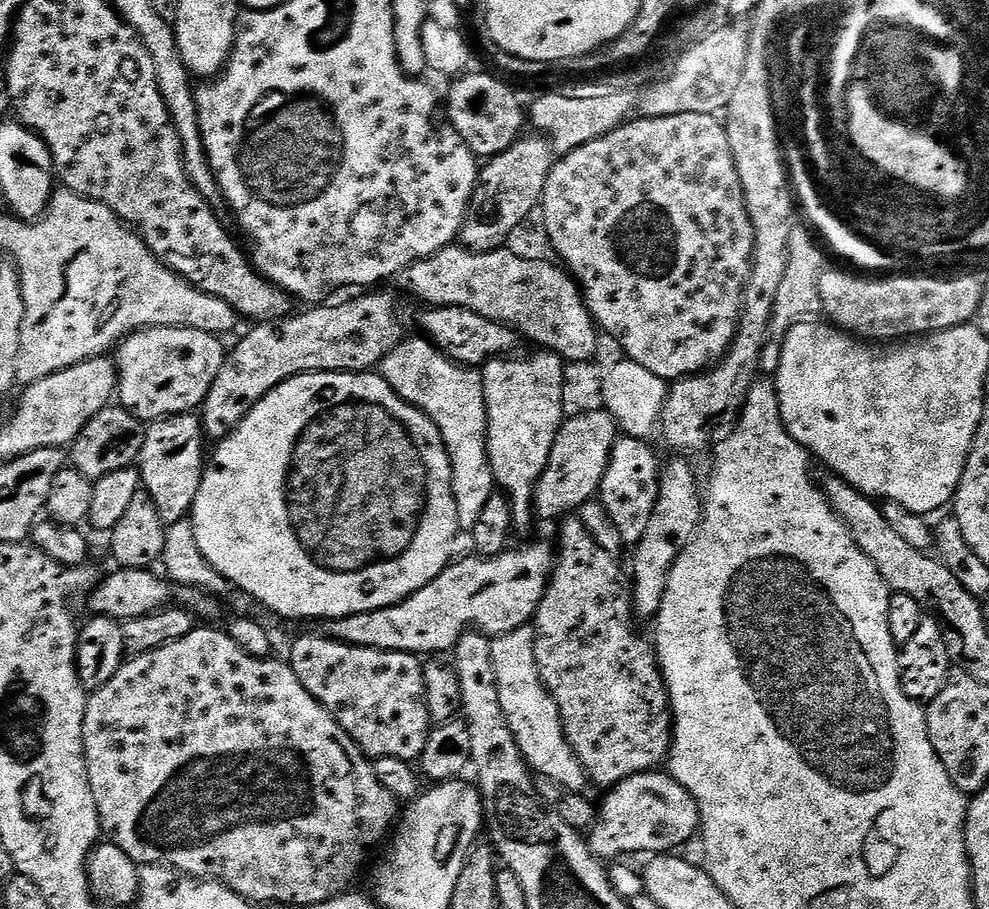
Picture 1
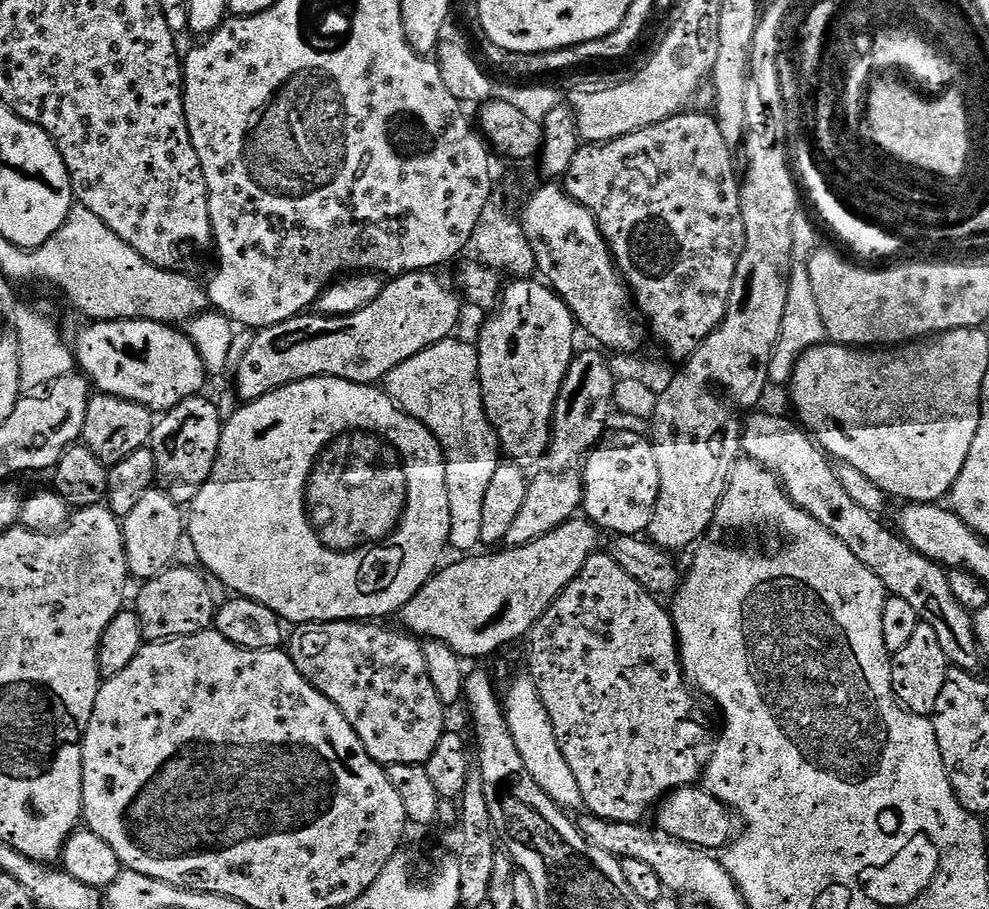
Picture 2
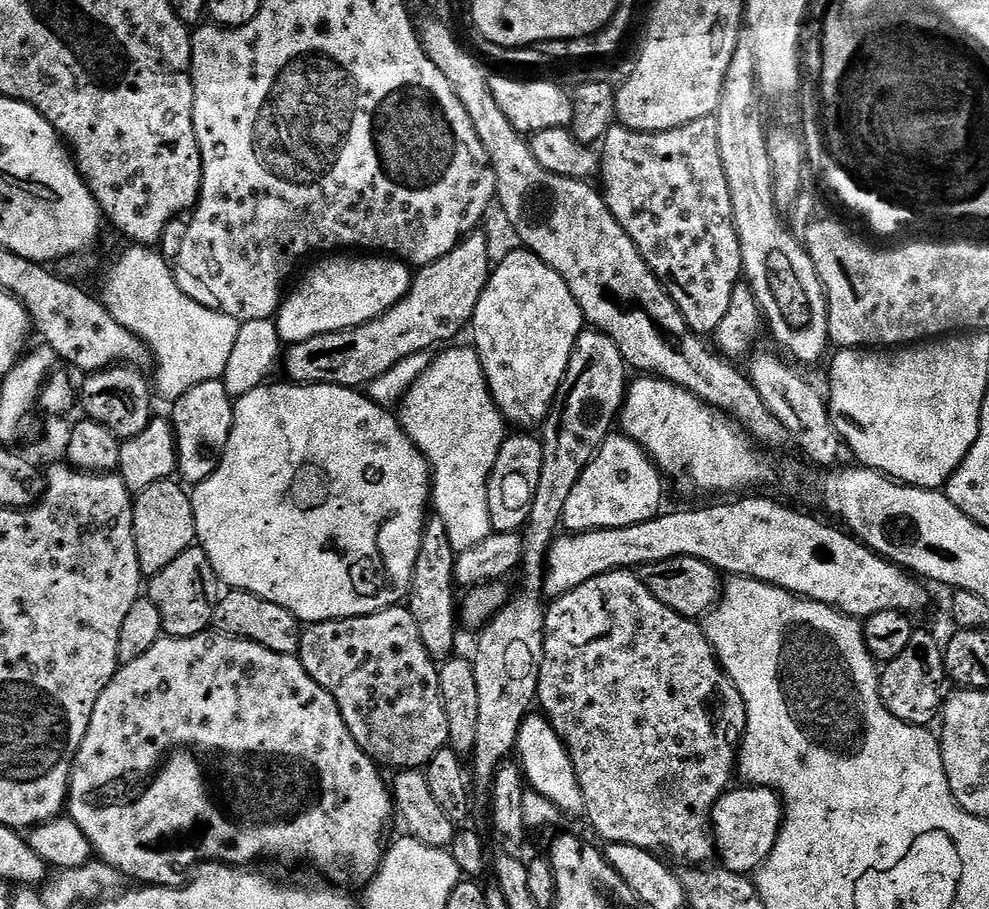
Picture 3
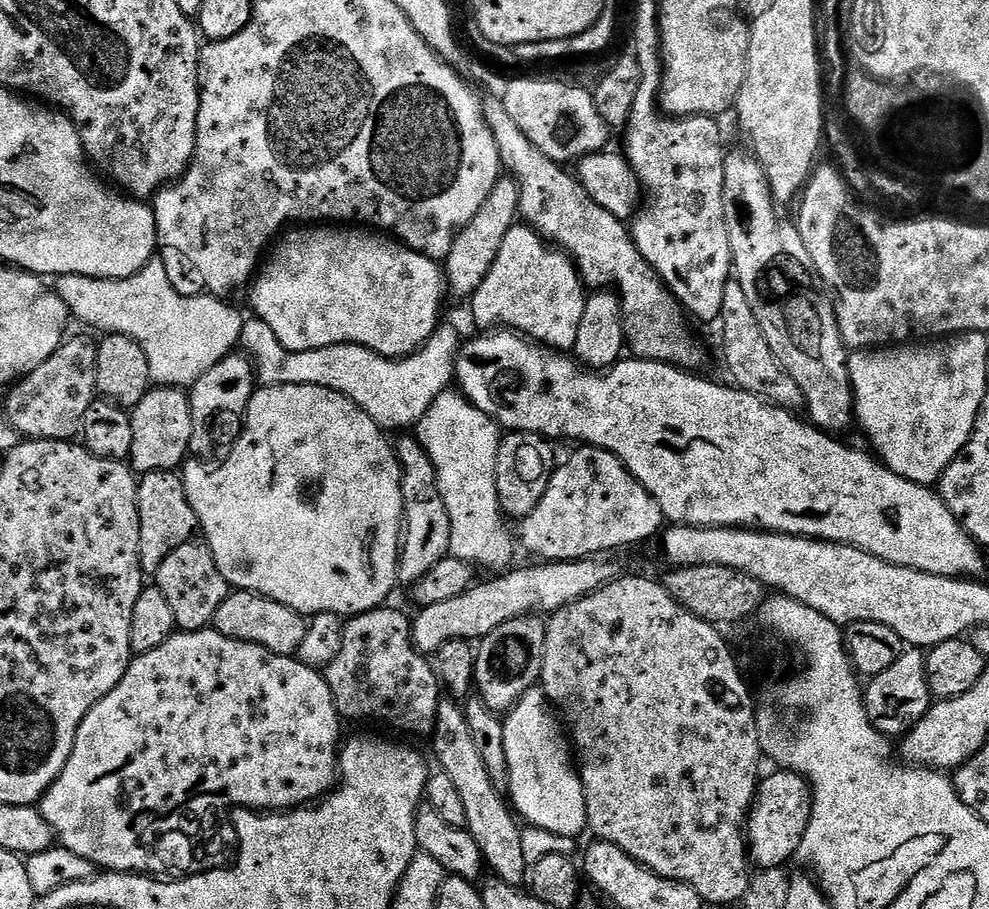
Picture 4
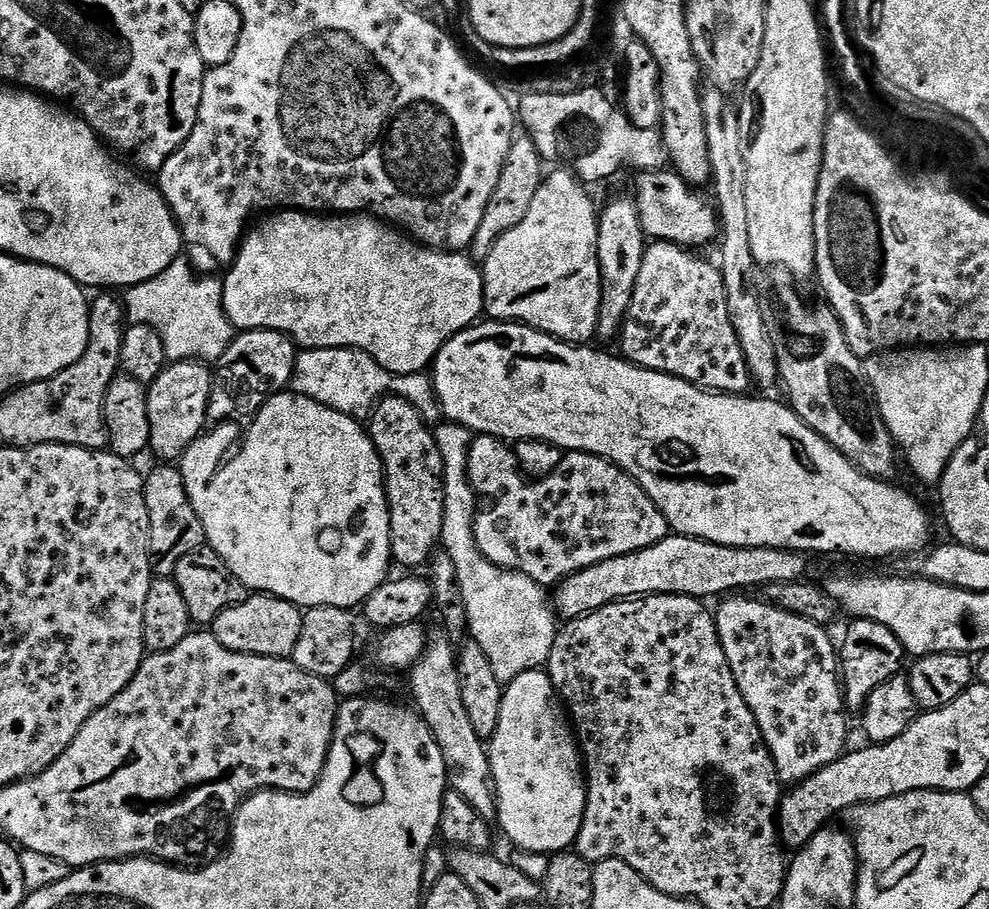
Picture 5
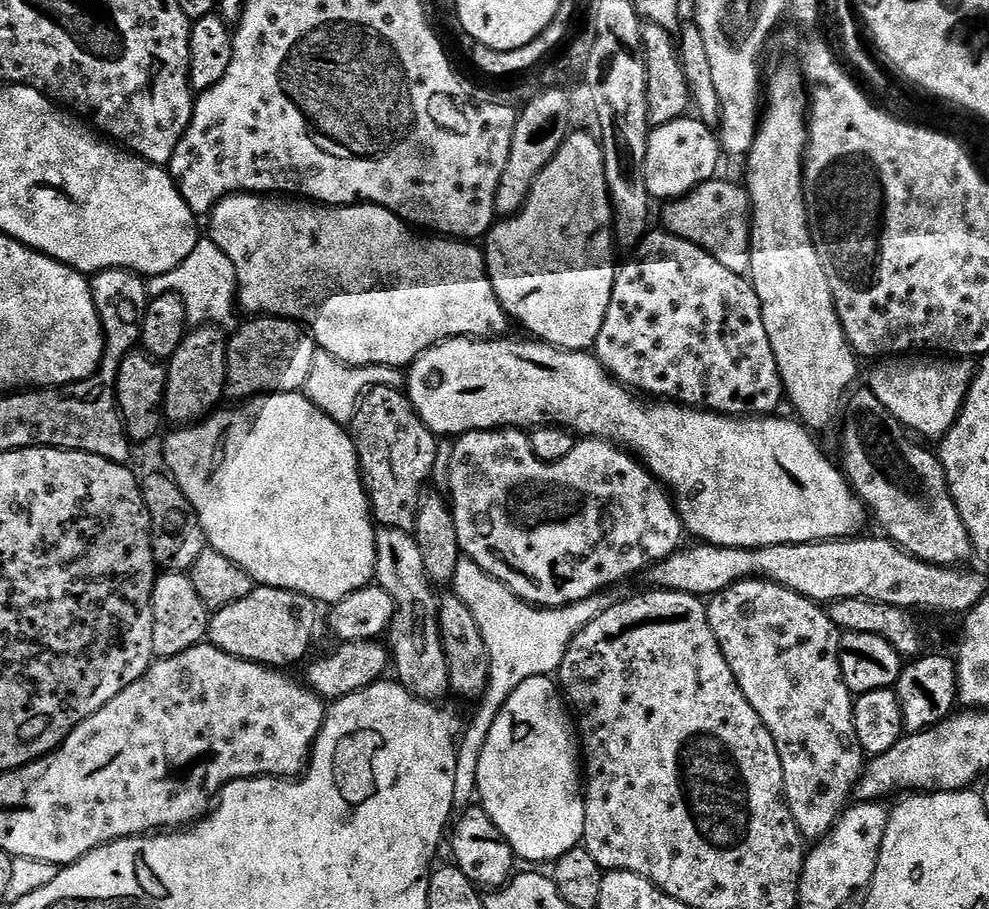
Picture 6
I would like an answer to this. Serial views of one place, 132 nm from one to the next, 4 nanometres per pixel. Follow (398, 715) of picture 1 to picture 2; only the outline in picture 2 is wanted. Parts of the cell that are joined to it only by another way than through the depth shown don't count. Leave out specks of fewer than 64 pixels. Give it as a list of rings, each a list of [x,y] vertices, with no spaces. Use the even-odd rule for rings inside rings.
[[[322,620],[319,624],[297,624],[287,637],[286,651],[294,662],[294,666],[298,666],[298,674],[302,674],[302,678],[306,678],[306,682],[310,682],[310,686],[314,686],[314,690],[318,690],[326,698],[330,698],[330,702],[334,702],[334,706],[338,706],[338,710],[342,710],[342,718],[346,718],[346,722],[350,722],[350,726],[354,726],[354,734],[358,734],[362,746],[366,746],[366,754],[370,754],[370,758],[374,758],[374,762],[385,766],[390,764],[423,765],[430,758],[430,754],[434,754],[435,747],[444,737],[446,705],[438,698],[438,694],[434,690],[434,682],[430,682],[430,673],[426,671],[424,644],[417,637],[403,630],[391,632],[390,629],[379,628],[378,625],[379,623],[376,622],[353,622],[351,620]]]

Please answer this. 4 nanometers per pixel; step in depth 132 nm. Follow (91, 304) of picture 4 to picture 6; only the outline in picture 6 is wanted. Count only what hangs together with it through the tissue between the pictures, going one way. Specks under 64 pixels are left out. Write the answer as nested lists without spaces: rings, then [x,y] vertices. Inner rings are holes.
[[[202,238],[173,272],[163,277],[167,291],[175,292],[186,306],[189,321],[196,326],[225,326],[238,313],[237,274],[228,255],[210,238]]]

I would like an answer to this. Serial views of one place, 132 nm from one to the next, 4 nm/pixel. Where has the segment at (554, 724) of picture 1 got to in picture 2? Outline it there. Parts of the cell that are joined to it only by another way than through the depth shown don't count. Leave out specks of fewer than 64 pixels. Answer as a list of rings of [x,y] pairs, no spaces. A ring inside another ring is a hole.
[[[531,674],[523,675],[513,678],[508,696],[506,692],[502,700],[510,734],[514,734],[514,743],[518,745],[518,754],[522,754],[526,770],[530,770],[530,778],[542,786],[553,802],[565,810],[579,809],[584,799],[582,790],[578,790],[578,781],[574,779],[574,770],[566,766],[566,758],[562,758],[562,750],[558,750],[558,738],[554,738],[554,726],[550,726],[550,714],[546,714],[546,706],[542,706],[534,678]]]

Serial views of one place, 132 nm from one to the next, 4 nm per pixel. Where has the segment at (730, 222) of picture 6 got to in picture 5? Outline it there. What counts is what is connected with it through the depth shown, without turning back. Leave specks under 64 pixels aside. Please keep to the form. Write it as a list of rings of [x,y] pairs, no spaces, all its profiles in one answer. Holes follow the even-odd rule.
[[[644,170],[639,173],[634,203],[640,212],[645,237],[667,240],[681,246],[708,244],[718,236],[718,213],[711,203],[699,196],[697,189],[681,179],[674,170]]]

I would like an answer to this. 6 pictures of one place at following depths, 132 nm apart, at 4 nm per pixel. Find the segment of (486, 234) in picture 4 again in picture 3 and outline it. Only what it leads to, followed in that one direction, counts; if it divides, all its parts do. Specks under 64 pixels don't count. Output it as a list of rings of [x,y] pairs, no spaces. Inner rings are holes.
[[[469,234],[461,240],[460,245],[450,254],[438,258],[433,264],[423,265],[413,275],[412,285],[408,293],[386,314],[374,318],[357,328],[318,334],[314,338],[306,338],[306,342],[287,345],[282,356],[282,372],[294,384],[337,384],[343,388],[363,389],[372,384],[374,378],[386,374],[402,358],[410,358],[419,352],[432,350],[435,344],[447,345],[460,331],[469,327],[474,310],[478,306],[478,298],[482,298],[482,290],[486,286],[488,277],[494,267],[494,256],[488,253],[488,240],[481,234]]]

